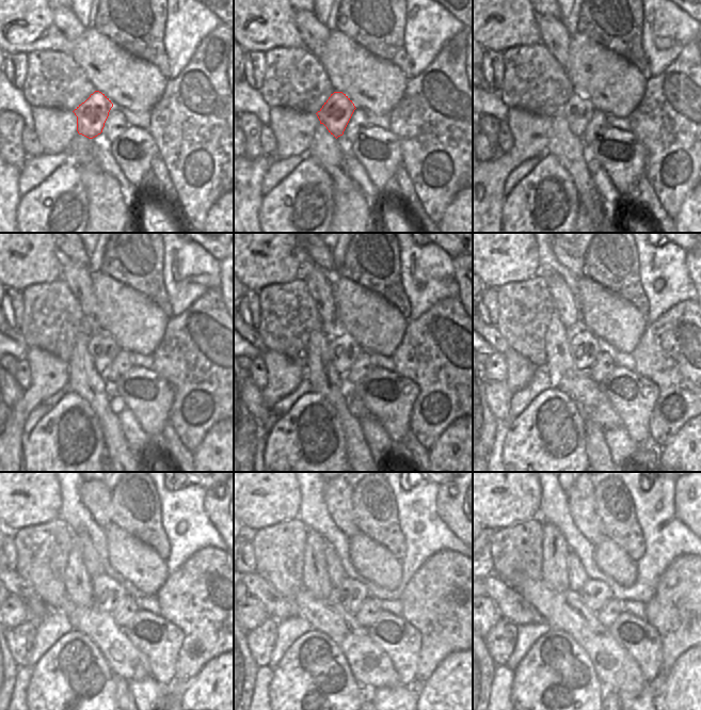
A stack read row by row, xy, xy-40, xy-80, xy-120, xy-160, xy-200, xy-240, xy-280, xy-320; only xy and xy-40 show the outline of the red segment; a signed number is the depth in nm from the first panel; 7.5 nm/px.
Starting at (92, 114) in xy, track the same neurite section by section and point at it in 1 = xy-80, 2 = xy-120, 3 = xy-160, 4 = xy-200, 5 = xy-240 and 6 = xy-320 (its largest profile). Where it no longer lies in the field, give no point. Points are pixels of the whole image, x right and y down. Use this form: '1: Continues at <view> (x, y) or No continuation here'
1: Continues at xy-80 (578, 111)
2: Continues at xy-120 (101, 347)
3: Continues at xy-160 (344, 349)
4: Continues at xy-200 (584, 347)
5: Continues at xy-240 (108, 594)
6: Continues at xy-320 (594, 594)

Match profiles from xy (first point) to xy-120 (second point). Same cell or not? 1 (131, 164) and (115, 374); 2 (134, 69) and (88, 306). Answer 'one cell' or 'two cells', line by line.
1: two cells
2: two cells

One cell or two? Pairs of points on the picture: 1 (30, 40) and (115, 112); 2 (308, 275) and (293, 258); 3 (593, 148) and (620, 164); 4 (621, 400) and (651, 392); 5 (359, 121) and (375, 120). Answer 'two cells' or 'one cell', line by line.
1: two cells
2: two cells
3: one cell
4: one cell
5: two cells

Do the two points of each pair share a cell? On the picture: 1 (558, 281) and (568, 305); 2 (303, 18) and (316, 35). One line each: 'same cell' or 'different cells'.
1: same cell
2: same cell

